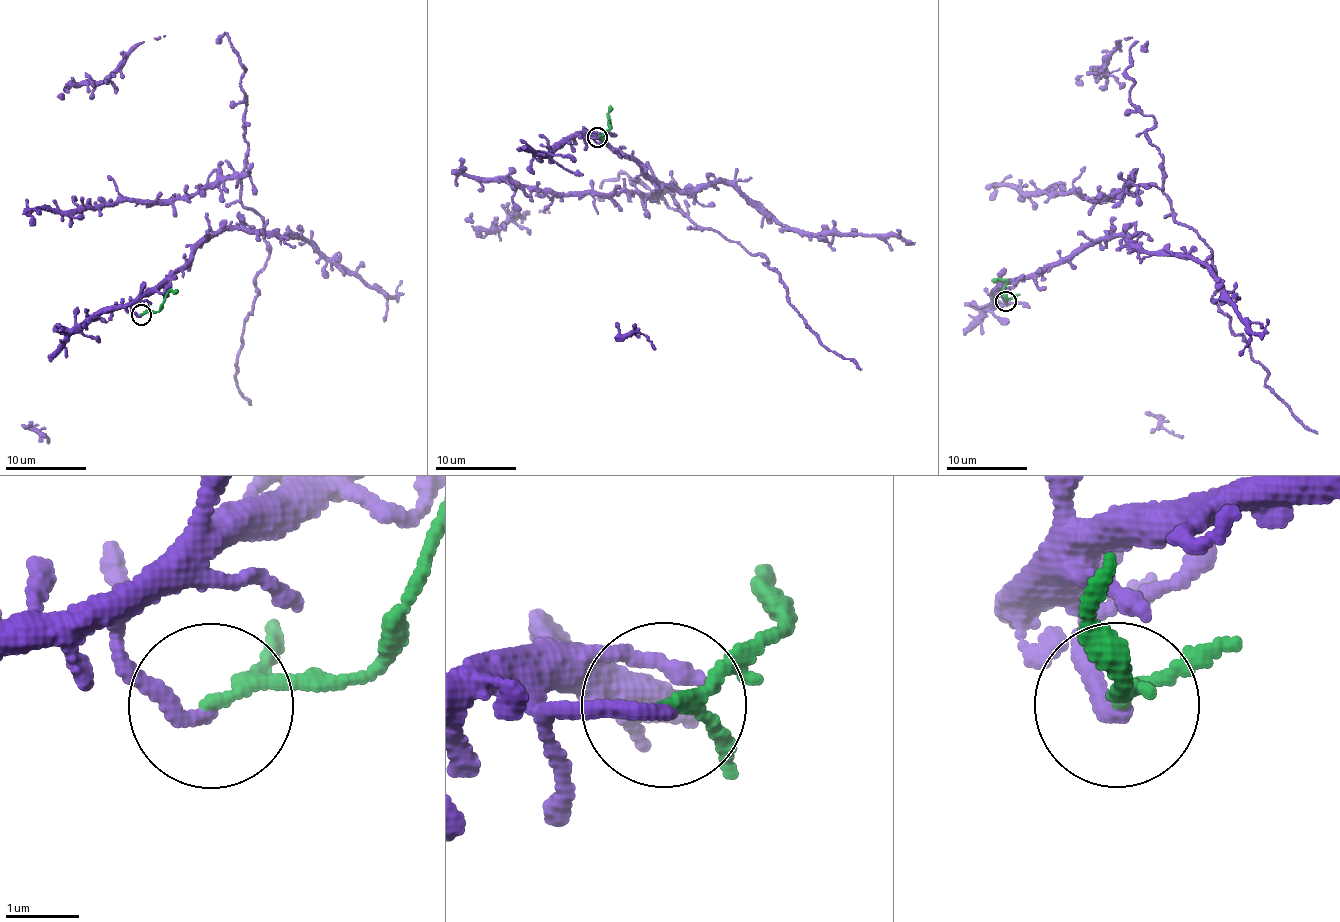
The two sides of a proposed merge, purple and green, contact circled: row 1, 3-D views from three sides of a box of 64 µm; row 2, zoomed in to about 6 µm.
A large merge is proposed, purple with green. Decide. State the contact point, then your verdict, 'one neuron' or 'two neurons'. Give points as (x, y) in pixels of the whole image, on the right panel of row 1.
at (1006, 301); two neurons

